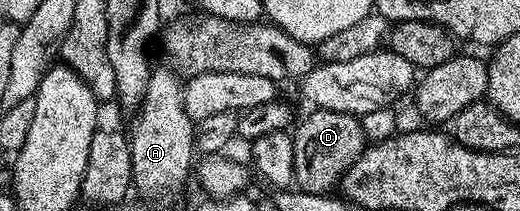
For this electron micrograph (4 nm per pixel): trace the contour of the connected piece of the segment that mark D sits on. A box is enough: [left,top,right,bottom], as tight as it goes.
[293,109,368,195]

